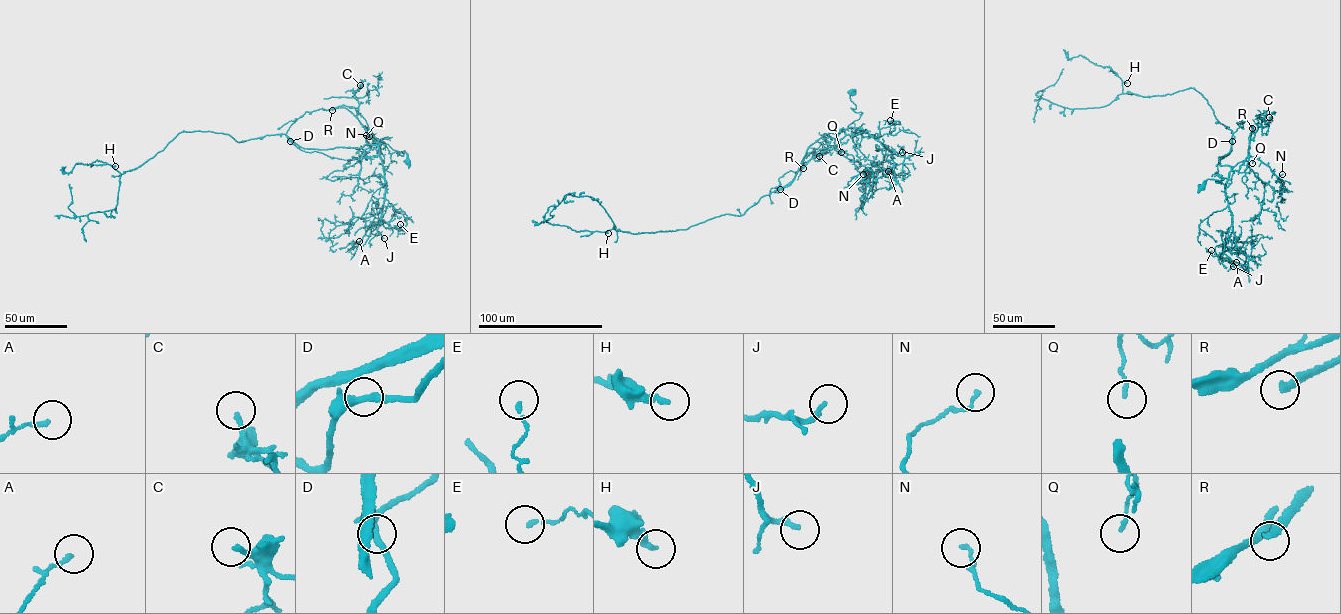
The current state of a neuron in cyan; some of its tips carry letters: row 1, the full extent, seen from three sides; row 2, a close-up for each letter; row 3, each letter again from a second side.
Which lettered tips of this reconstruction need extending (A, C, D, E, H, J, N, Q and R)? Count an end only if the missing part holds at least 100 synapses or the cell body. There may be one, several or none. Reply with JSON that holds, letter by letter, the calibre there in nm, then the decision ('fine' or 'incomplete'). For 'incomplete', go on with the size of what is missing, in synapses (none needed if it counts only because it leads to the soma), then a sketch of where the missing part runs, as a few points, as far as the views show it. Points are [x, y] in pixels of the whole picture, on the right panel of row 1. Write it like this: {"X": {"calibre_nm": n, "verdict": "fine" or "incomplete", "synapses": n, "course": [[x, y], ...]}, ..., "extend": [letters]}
{"A": {"calibre_nm": 150, "verdict": "fine"}, "C": {"calibre_nm": 180, "verdict": "fine"}, "D": {"calibre_nm": 280, "verdict": "fine"}, "E": {"calibre_nm": 130, "verdict": "fine"}, "H": {"calibre_nm": 220, "verdict": "fine"}, "J": {"calibre_nm": 200, "verdict": "fine"}, "N": {"calibre_nm": 130, "verdict": "fine"}, "Q": {"calibre_nm": 130, "verdict": "fine"}, "R": {"calibre_nm": 240, "verdict": "incomplete", "synapses": 120, "course": [[1252, 128], [1248, 126], [1271, 149], [1269, 167], [1256, 175]]}, "extend": ["R"]}

